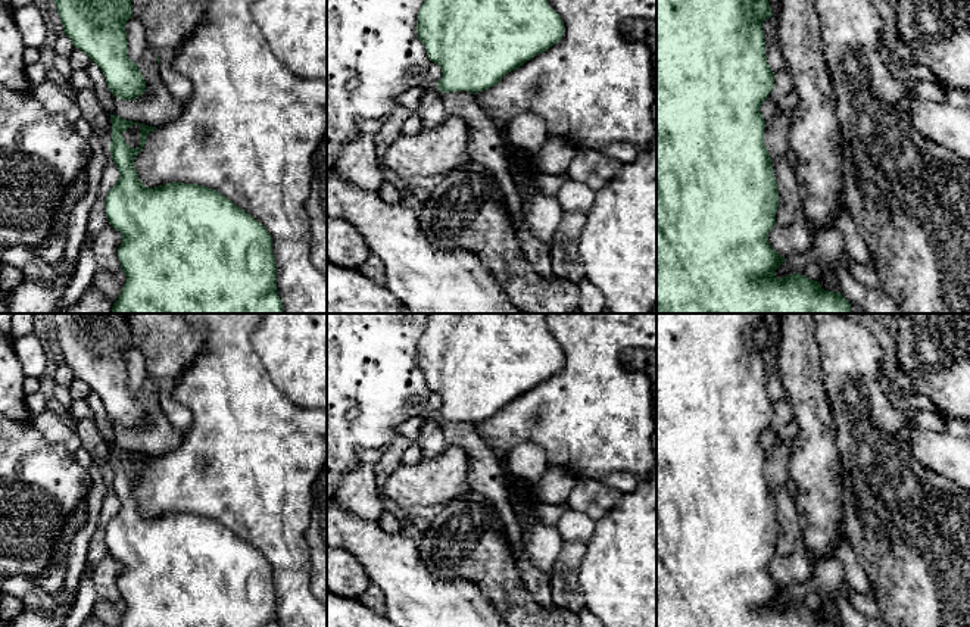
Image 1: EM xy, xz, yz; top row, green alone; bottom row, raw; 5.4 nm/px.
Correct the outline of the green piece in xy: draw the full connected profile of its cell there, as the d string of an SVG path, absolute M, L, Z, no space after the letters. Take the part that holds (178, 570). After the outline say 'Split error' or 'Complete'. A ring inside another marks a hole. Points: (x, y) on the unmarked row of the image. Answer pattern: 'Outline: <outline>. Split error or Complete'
Outline: M110 444L110 452L109 480L118 496L119 509L106 524L105 534L109 555L122 564L118 589L127 611L119 627L280 627L272 570L265 556L225 525L203 515L169 512L147 518L137 505L134 489L143 480L149 462L156 456L116 444ZM132 455L141 456L138 478L131 478L122 467L122 462Z. Complete

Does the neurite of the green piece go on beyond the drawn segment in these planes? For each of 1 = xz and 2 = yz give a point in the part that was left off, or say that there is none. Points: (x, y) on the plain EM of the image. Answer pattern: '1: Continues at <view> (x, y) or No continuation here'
1: No continuation here
2: No continuation here

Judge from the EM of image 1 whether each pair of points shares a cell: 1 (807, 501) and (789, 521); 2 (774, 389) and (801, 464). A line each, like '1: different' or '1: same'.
1: different
2: different

